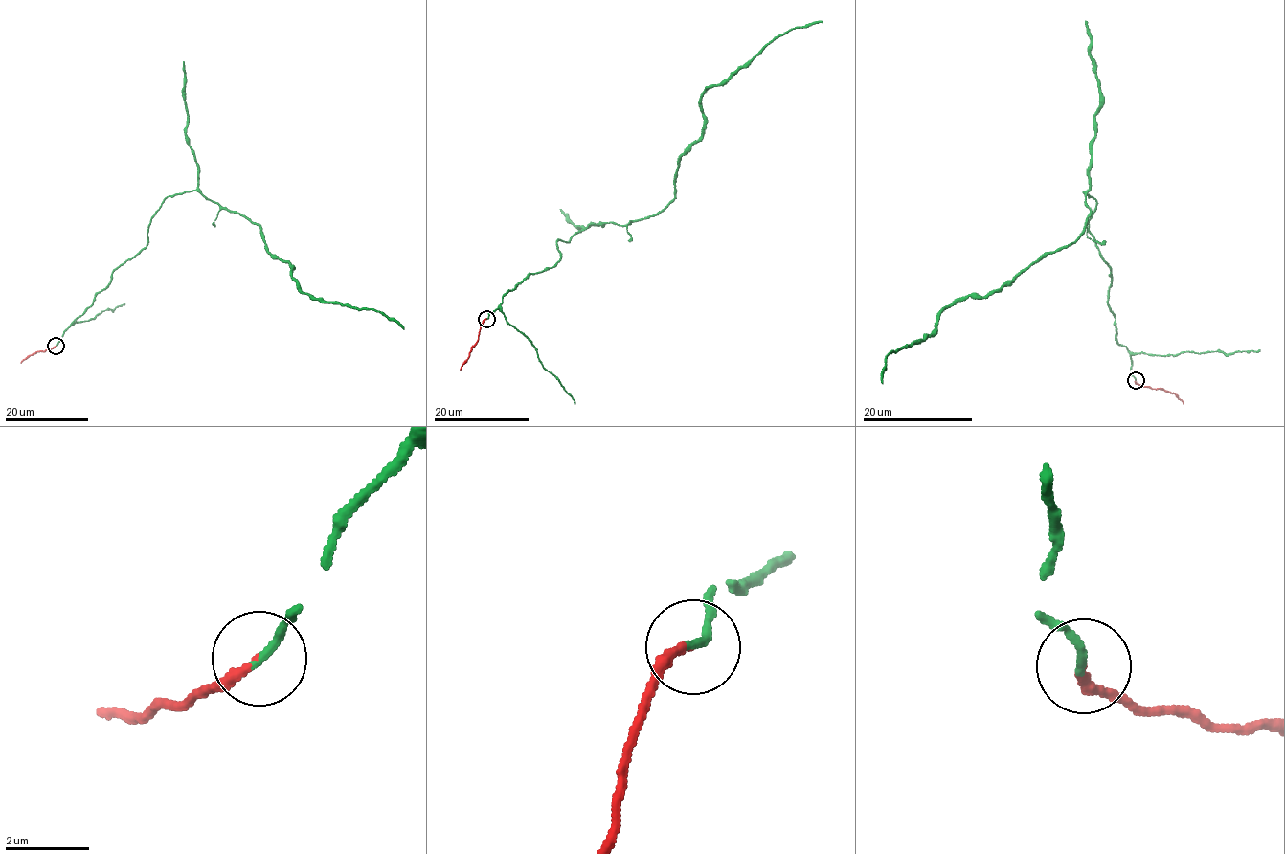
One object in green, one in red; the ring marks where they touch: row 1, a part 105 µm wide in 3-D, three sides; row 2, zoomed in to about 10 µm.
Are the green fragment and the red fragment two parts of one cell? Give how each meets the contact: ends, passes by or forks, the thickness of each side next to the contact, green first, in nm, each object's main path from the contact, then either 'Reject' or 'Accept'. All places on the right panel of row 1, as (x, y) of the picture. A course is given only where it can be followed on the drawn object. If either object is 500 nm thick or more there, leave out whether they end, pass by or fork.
At the ring green ends. At the ring red ends. Thickness 200 nm (green) against 200 nm. Course of green: (1135, 381), (1084, 191), (1091, 212), (1068, 247), (958, 298), (931, 335), (889, 353), (882, 384). Course of red: (1135, 381), (1143, 387), (1172, 392), (1183, 404). Reject

